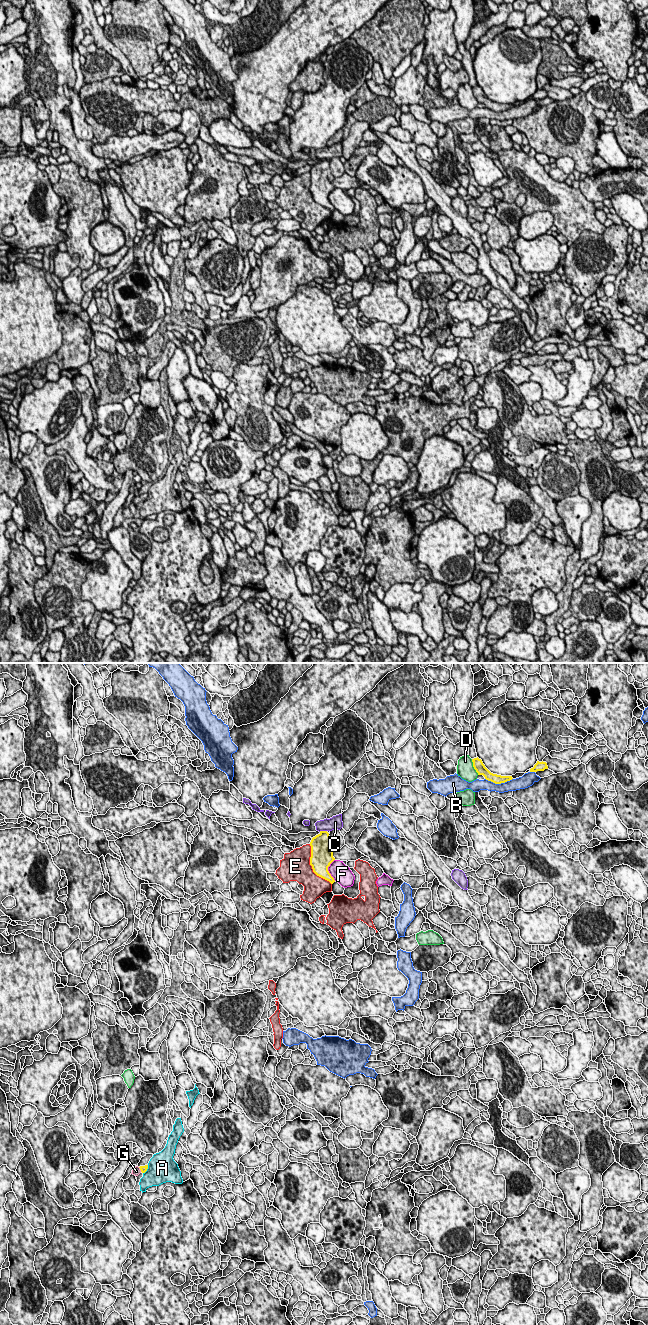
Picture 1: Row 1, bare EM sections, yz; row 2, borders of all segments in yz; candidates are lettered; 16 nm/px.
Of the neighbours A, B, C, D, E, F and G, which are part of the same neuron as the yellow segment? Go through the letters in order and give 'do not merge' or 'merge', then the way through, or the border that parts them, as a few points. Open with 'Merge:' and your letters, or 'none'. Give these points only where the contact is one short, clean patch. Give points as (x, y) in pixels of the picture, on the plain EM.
Merge: G
A: do not merge
B: do not merge
C: do not merge
D: do not merge
E: do not merge
F: do not merge
G: merge; runs through yz (143, 497), (140, 497), (136, 499)

